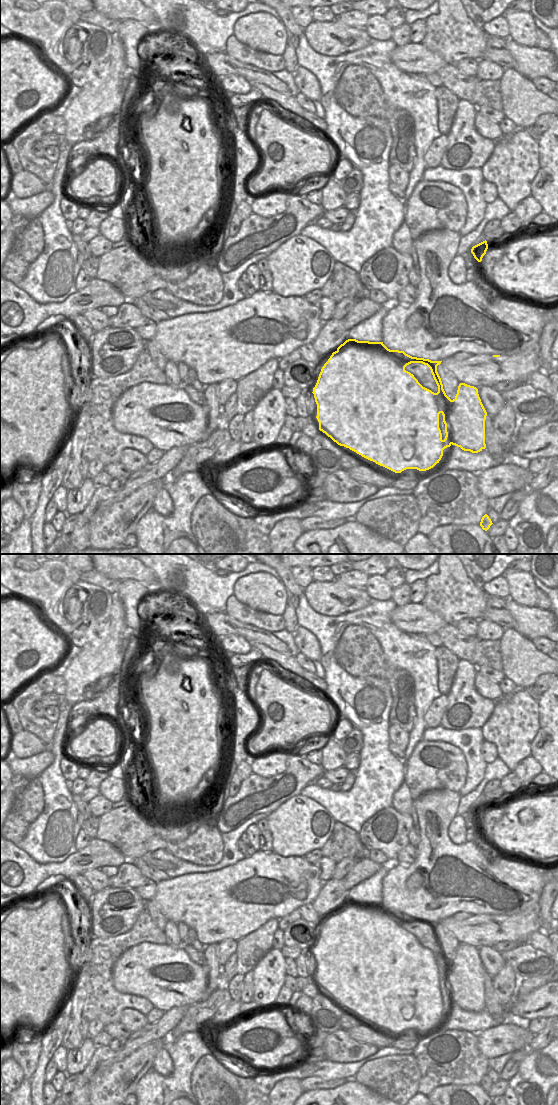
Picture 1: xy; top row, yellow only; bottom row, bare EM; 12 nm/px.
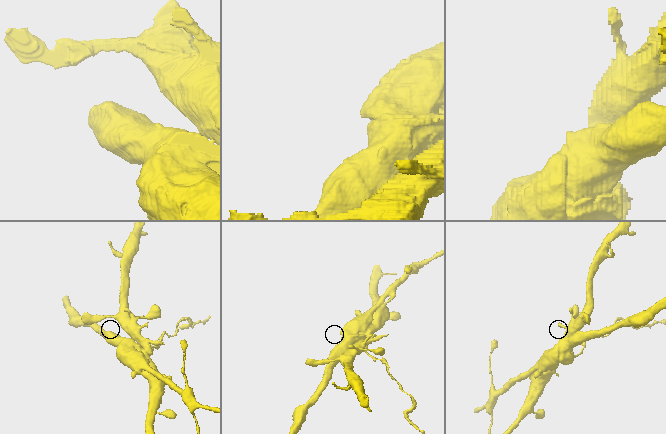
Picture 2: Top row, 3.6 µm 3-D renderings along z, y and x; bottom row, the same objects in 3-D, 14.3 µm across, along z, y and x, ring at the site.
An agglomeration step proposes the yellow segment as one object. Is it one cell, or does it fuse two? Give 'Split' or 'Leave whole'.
Split

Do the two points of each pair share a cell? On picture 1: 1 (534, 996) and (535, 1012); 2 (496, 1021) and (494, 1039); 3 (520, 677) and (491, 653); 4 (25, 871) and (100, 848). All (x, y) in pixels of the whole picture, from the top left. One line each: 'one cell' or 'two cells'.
1: two cells
2: two cells
3: two cells
4: one cell

